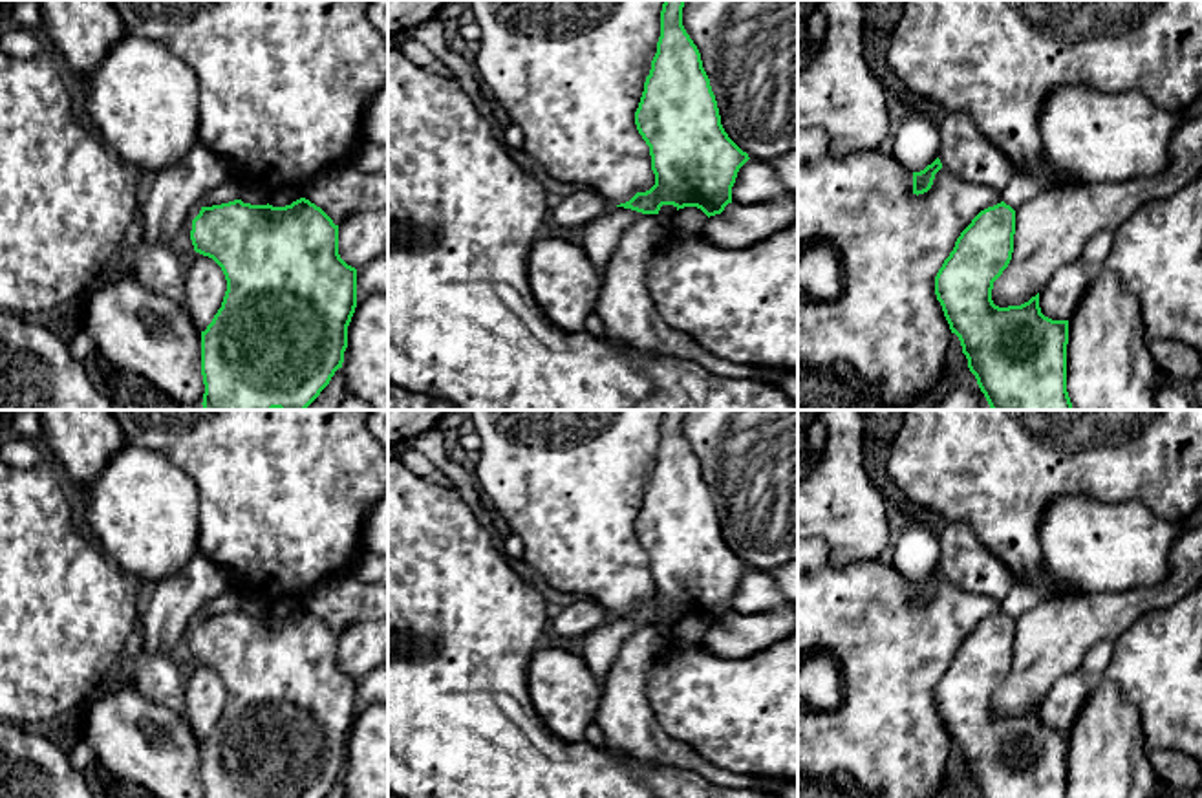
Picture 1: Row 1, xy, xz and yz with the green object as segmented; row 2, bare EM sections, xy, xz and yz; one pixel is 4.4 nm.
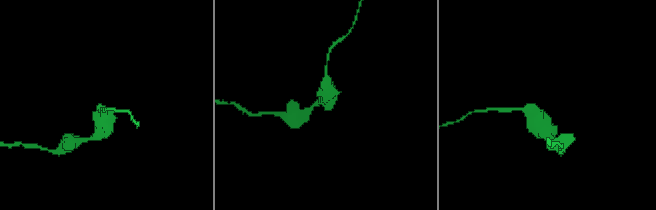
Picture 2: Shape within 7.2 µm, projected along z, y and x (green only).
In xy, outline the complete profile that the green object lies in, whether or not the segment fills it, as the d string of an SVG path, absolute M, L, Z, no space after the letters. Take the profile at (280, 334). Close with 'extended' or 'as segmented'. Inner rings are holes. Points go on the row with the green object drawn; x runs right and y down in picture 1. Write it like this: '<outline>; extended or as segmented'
M306 198L285 207L234 200L201 207L190 240L194 251L212 258L227 280L221 307L201 331L203 410L306 410L342 368L357 307L357 269L338 254L338 225Z; as segmented

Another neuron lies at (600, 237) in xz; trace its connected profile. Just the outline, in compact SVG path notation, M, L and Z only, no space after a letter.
M611 207L604 216L582 227L584 234L580 245L600 275L606 271L620 242L620 236L628 231L629 225L644 216L646 214L631 209Z

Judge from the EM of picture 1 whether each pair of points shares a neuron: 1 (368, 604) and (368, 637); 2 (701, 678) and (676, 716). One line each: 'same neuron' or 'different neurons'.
1: different neurons
2: same neuron

